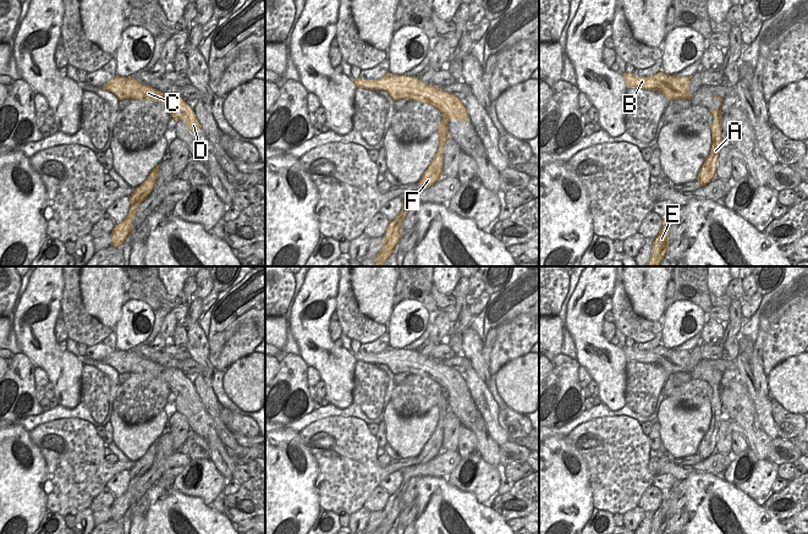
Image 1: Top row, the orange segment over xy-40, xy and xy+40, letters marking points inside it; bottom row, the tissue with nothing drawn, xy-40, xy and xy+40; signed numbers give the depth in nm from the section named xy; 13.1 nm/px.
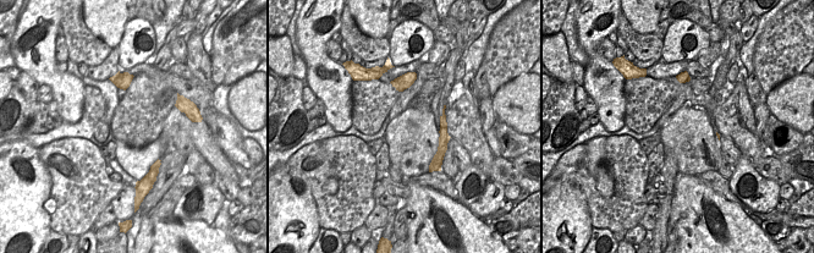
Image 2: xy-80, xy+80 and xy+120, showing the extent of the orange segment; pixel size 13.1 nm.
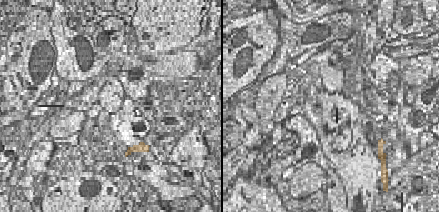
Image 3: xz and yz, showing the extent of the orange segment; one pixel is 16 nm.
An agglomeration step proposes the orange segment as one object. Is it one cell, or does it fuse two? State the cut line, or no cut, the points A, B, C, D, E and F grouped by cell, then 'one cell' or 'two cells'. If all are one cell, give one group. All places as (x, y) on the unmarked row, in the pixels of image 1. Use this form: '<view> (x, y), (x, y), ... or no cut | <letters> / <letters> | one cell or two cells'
xy (443, 389), (449, 394) | A E F / B C D | two cells

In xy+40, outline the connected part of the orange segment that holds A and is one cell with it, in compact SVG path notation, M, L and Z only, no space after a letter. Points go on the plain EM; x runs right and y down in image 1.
M709 384L709 385L714 390L714 396L710 400L711 401L711 422L696 453L700 457L700 459L707 459L710 455L715 452L719 424L720 424L720 420L722 419L721 386L720 384Z

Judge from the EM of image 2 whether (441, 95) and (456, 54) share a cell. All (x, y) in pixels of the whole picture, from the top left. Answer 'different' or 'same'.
same

